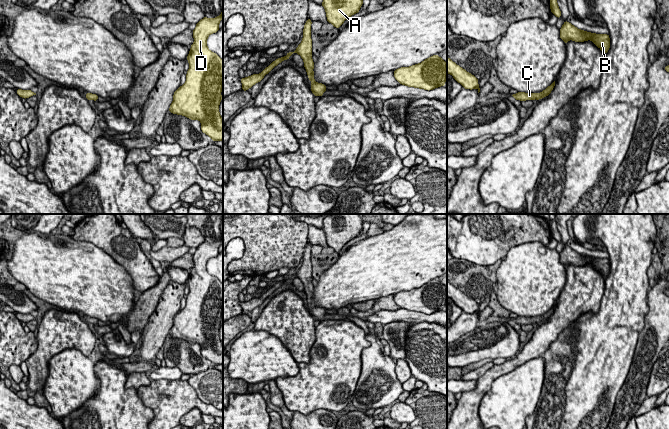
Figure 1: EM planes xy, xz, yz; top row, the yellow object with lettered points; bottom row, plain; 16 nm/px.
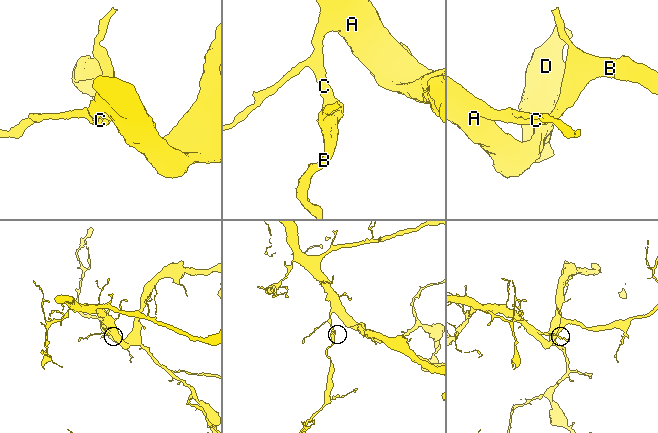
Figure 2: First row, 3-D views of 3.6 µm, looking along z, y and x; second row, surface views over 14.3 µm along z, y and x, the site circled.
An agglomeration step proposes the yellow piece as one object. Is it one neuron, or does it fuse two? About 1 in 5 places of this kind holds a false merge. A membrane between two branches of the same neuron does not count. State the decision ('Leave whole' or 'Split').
Leave whole

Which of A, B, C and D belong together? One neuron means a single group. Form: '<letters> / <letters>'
A B C D

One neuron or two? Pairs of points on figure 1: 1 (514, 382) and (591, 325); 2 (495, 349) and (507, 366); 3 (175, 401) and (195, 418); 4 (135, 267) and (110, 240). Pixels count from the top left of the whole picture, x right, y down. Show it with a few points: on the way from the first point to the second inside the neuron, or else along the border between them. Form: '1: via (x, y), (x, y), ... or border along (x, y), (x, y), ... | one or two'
1: border along (542, 357), (544, 361), (543, 384) | two
2: border along (512, 357), (508, 359) | two
3: border along (202, 412), (197, 408), (192, 408), (180, 418) | two
4: via (130, 260), (117, 247) | one

